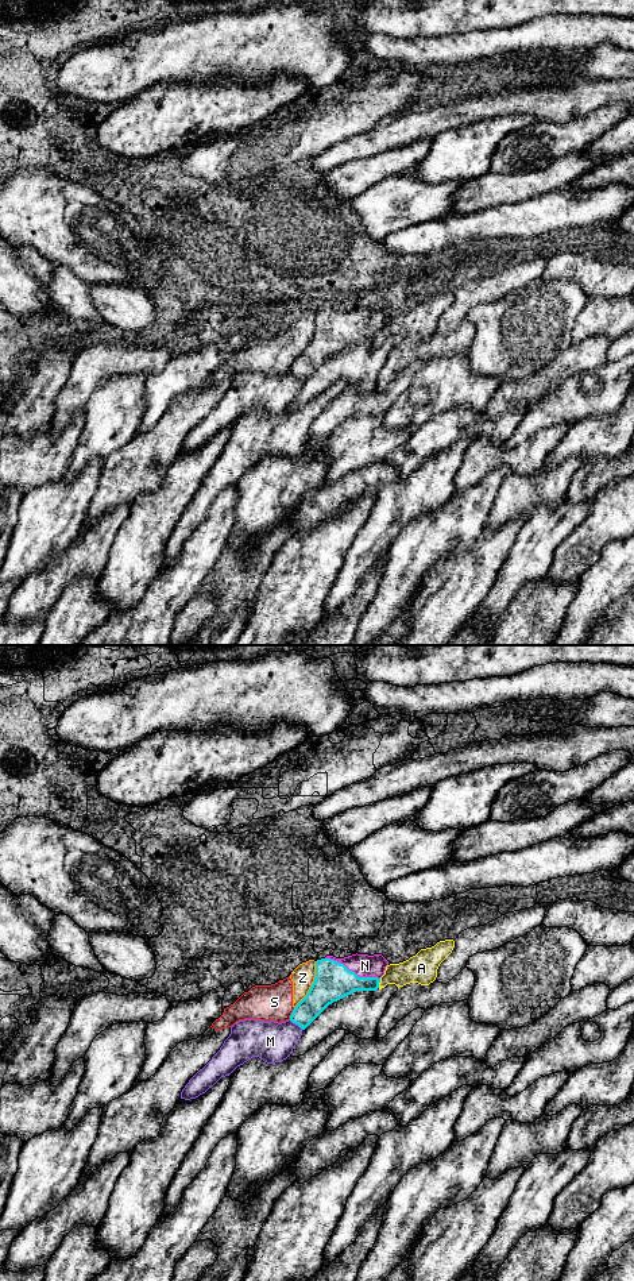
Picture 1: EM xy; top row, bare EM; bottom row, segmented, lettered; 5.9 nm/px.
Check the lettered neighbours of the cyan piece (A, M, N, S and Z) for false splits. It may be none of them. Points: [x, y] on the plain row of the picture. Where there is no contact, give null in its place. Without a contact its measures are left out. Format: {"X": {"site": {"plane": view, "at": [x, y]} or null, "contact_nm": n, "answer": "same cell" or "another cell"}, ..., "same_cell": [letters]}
{"A": {"site": {"plane": "xy", "at": [379, 334]}, "contact_nm": 60, "answer": "another cell"}, "M": {"site": {"plane": "xy", "at": [296, 375]}, "contact_nm": 110, "answer": "another cell"}, "N": {"site": {"plane": "xy", "at": [351, 323]}, "contact_nm": 360, "answer": "same cell"}, "S": {"site": {"plane": "xy", "at": [292, 365]}, "contact_nm": 80, "answer": "another cell"}, "Z": {"site": {"plane": "xy", "at": [312, 336]}, "contact_nm": 300, "answer": "another cell"}, "same_cell": ["N"]}

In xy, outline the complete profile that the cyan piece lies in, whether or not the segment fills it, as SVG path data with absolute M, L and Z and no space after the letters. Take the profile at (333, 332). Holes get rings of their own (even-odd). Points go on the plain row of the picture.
M382 306L326 308L316 313L316 329L308 347L294 359L290 373L305 382L329 356L356 343L376 343L388 313Z

